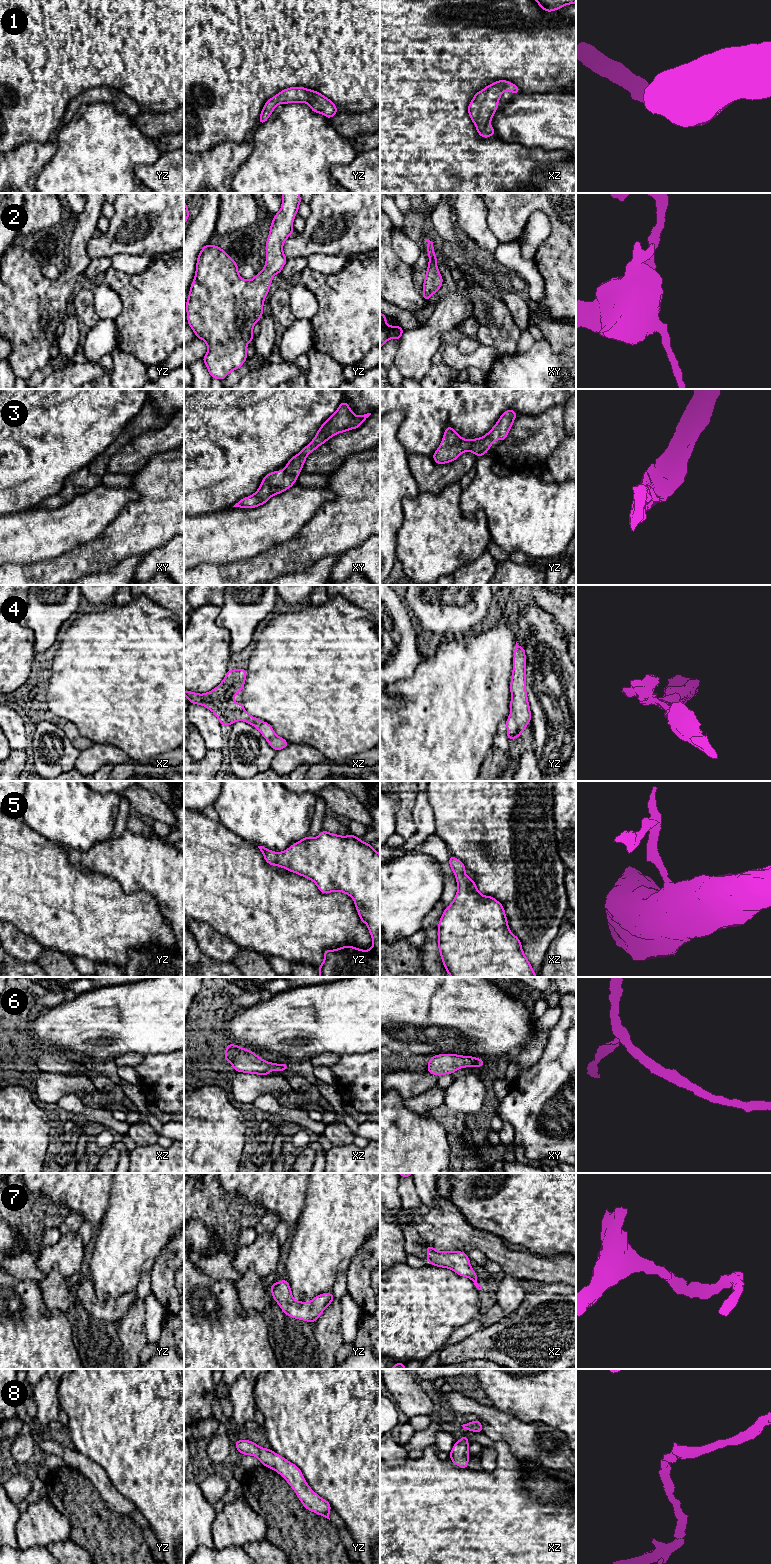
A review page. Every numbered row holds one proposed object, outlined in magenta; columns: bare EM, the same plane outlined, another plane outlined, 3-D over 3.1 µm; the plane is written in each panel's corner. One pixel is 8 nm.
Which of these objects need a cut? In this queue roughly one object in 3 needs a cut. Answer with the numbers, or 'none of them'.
none of them

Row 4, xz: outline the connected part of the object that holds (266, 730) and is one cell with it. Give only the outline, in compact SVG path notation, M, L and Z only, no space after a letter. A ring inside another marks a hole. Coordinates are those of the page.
M246 669L228 670L223 681L213 690L198 694L191 691L184 691L184 695L190 703L203 705L211 710L218 718L220 725L232 725L236 721L245 721L256 727L268 744L279 751L289 743L275 734L272 726L248 714L242 703L235 703L234 696L244 689L247 676Z

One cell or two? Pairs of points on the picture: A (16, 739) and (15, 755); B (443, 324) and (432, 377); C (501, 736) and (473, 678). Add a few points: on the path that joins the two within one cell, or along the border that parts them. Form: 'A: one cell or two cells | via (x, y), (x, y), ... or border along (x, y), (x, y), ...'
A: two cells | border along (12, 749), (24, 750)
B: two cells | border along (432, 364), (421, 378)
C: two cells | border along (505, 719), (499, 724), (492, 744)

